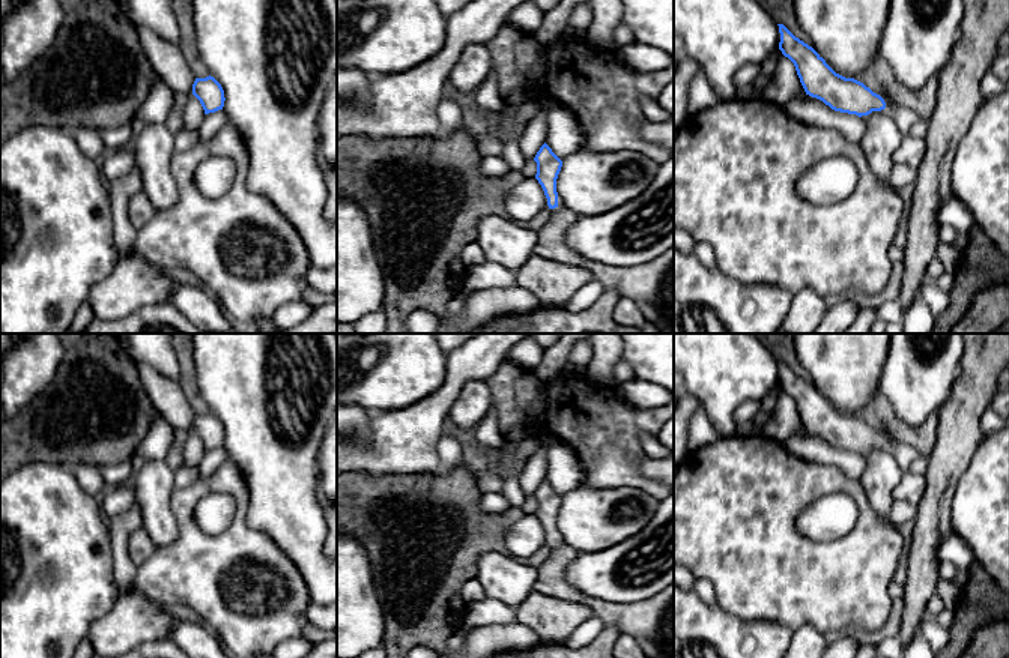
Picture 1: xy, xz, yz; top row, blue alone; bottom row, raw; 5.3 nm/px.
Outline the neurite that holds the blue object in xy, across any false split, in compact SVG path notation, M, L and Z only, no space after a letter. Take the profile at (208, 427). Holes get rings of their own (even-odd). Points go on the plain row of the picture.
M214 413L195 415L192 431L200 437L205 451L215 449L224 443L224 427Z

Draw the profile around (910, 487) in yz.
M904 472L899 482L892 491L892 496L895 500L905 500L917 506L923 497L925 488L926 488L925 475Z

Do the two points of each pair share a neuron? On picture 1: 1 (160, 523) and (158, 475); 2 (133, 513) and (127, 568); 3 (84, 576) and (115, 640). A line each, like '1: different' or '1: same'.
1: same
2: same
3: different

